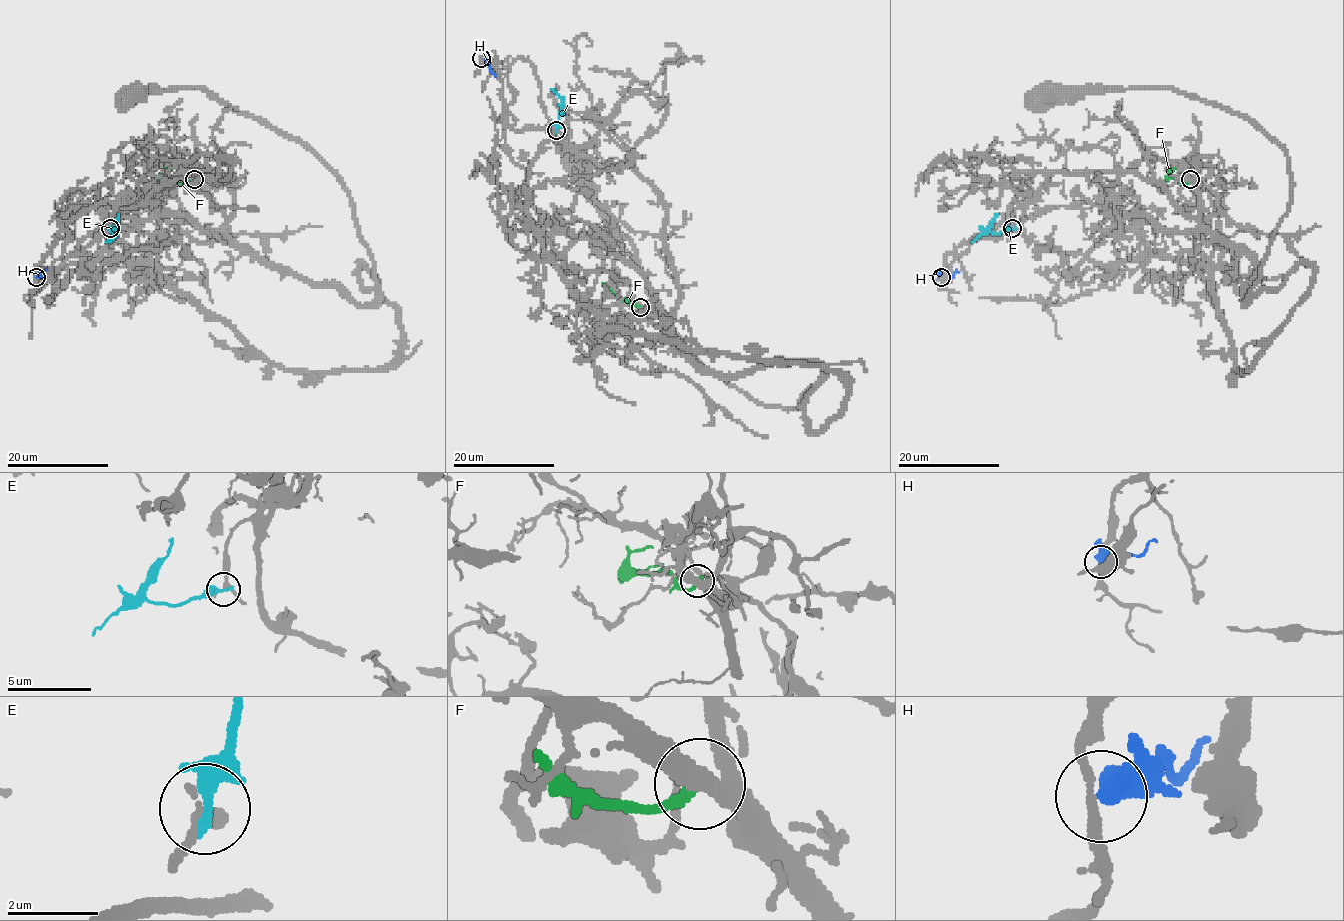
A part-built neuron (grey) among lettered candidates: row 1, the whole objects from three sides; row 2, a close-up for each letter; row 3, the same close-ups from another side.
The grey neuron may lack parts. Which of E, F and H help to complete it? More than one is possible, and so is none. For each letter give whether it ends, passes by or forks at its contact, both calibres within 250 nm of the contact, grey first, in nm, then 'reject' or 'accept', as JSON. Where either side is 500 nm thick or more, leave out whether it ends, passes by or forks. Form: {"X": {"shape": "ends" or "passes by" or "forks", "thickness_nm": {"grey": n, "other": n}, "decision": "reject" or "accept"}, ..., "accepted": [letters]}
{"E": {"shape": "ends", "thickness_nm": {"grey": 220, "other": 420}, "decision": "reject"}, "F": {"shape": "ends", "thickness_nm": {"grey": 400, "other": 280}, "decision": "reject"}, "H": {"thickness_nm": {"grey": 220, "other": 650}, "decision": "reject"}, "accepted": []}

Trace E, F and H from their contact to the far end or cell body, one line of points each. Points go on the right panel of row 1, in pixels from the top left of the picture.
E: (1012, 228), (998, 233), (984, 232), (972, 242)
F: (1190, 179), (1185, 181), (1180, 176), (1169, 175), (1169, 171), (1176, 168)
H: (940, 278), (953, 275), (957, 270)

